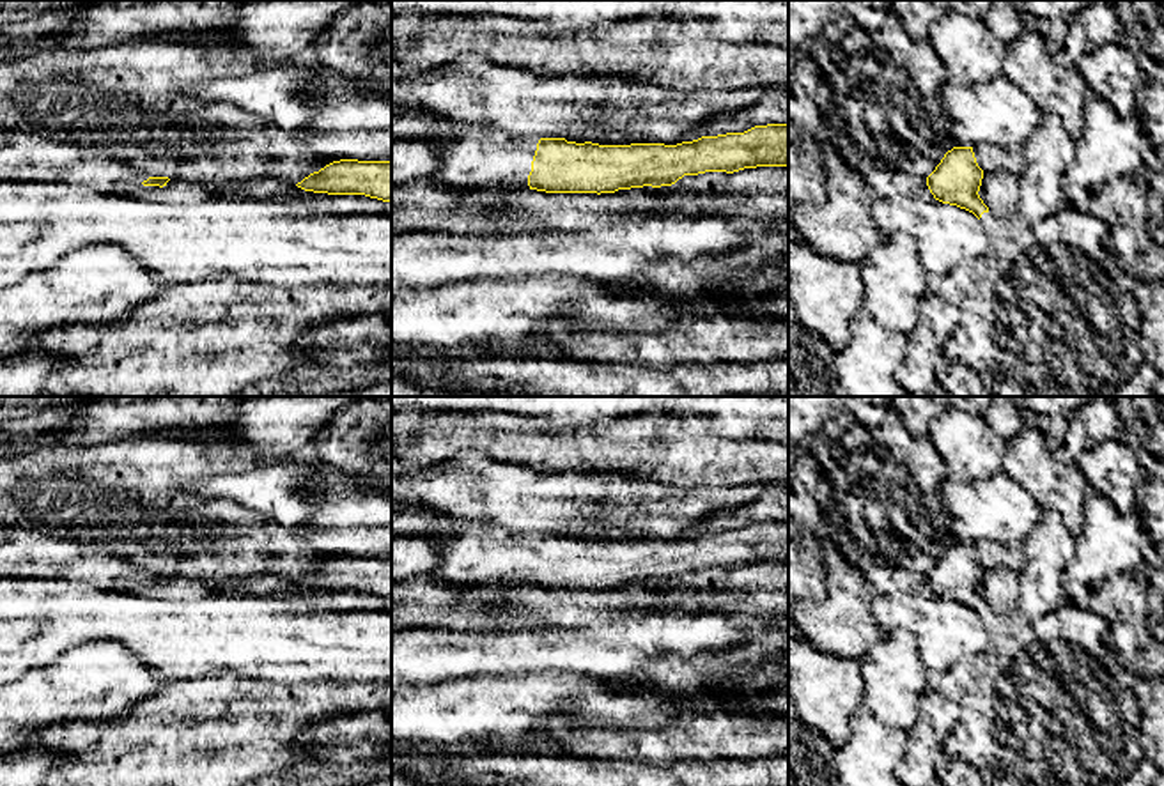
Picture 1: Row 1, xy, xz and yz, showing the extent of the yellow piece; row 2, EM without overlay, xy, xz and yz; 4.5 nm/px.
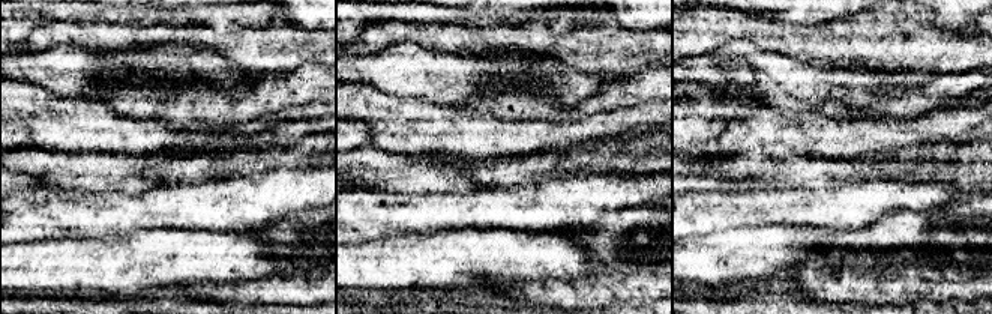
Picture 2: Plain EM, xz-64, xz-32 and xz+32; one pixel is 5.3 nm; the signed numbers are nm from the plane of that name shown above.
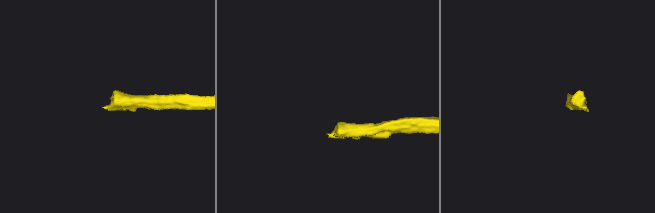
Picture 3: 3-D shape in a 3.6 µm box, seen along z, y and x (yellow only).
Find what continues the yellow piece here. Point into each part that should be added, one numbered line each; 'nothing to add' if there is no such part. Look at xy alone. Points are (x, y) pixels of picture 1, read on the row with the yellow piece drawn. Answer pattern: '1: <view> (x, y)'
nothing to add

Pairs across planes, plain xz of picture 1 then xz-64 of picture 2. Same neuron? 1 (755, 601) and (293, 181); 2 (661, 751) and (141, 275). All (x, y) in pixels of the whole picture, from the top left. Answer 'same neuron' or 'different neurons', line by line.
1: different neurons
2: different neurons

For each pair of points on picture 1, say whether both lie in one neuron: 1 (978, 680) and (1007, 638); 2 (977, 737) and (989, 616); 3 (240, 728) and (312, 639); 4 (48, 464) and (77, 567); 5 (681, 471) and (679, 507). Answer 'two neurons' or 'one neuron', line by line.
1: one neuron
2: one neuron
3: two neurons
4: two neurons
5: two neurons

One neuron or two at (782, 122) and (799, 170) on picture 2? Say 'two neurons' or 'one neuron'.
one neuron

